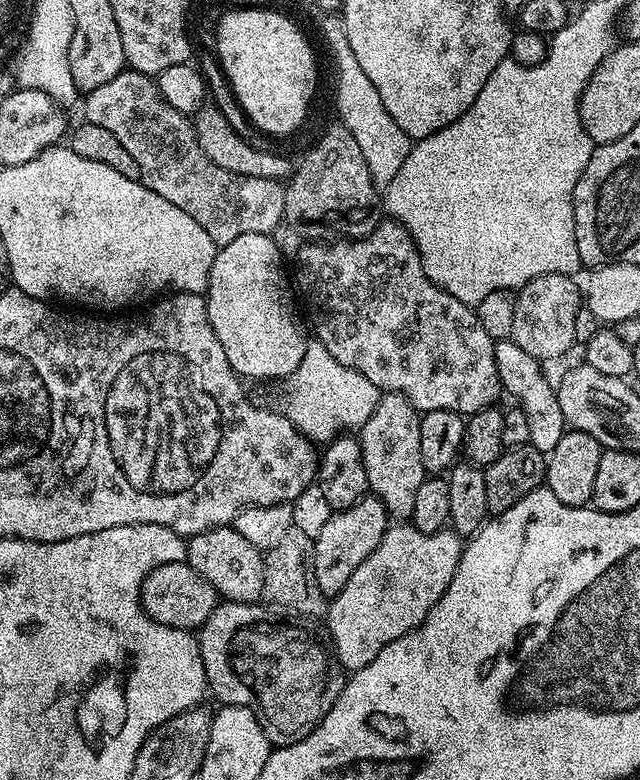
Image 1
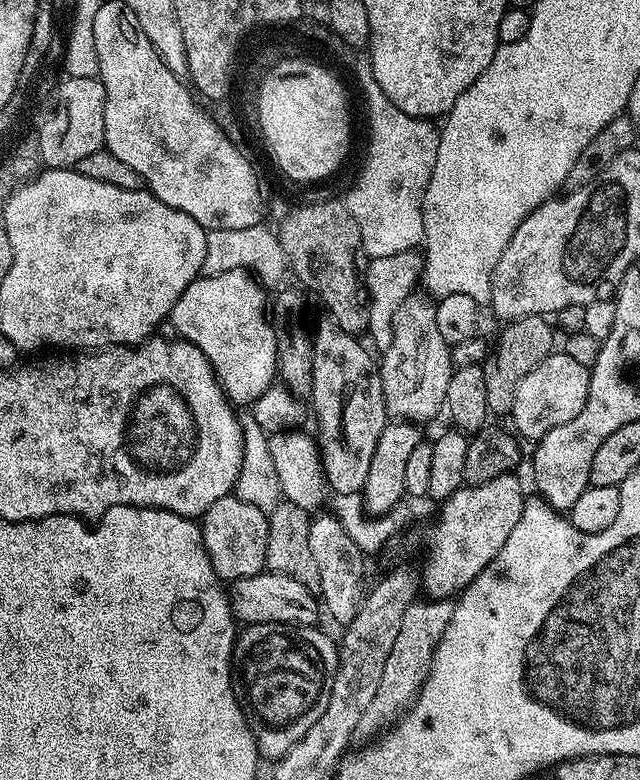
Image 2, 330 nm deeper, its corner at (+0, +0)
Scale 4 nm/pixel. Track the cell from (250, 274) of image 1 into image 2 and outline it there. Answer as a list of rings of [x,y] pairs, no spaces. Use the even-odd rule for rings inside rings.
[[[234,271],[220,273],[218,275],[201,275],[174,302],[174,310],[170,317],[170,324],[176,327],[175,335],[179,339],[187,340],[190,344],[196,344],[202,354],[210,362],[210,366],[216,371],[216,378],[220,382],[224,395],[238,408],[252,406],[267,389],[271,388],[277,379],[277,360],[280,350],[275,338],[275,330],[270,319],[270,300],[266,295],[266,289],[255,275],[247,271]]]

